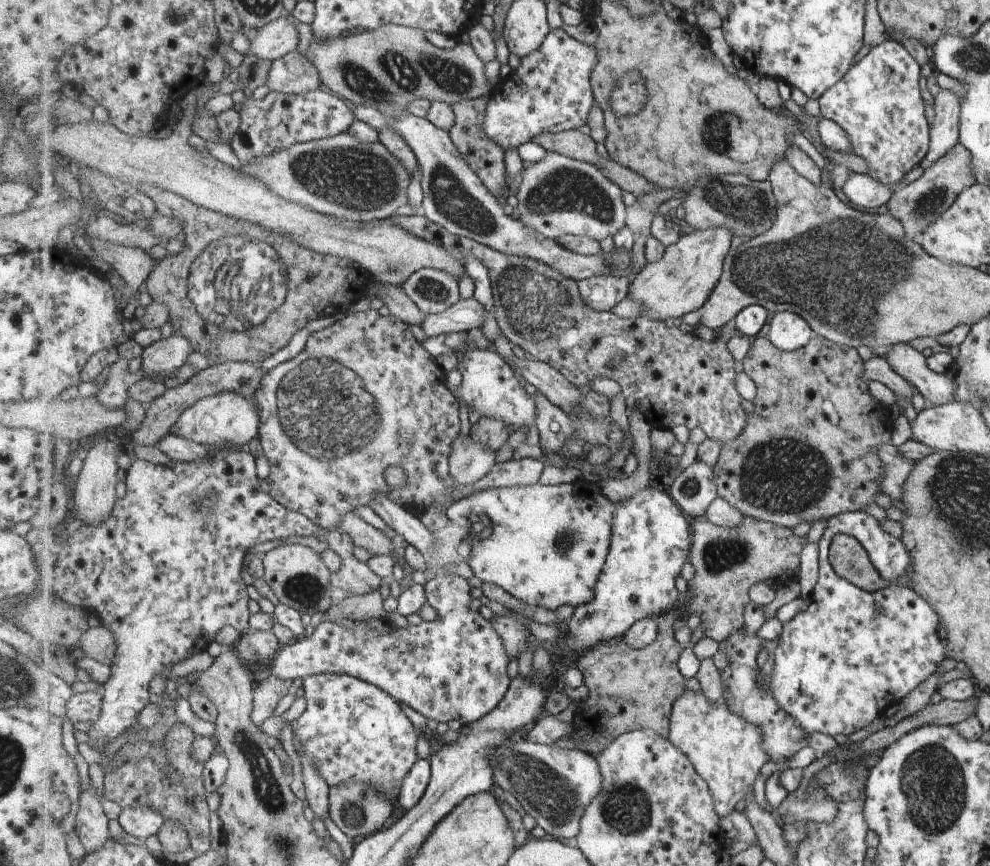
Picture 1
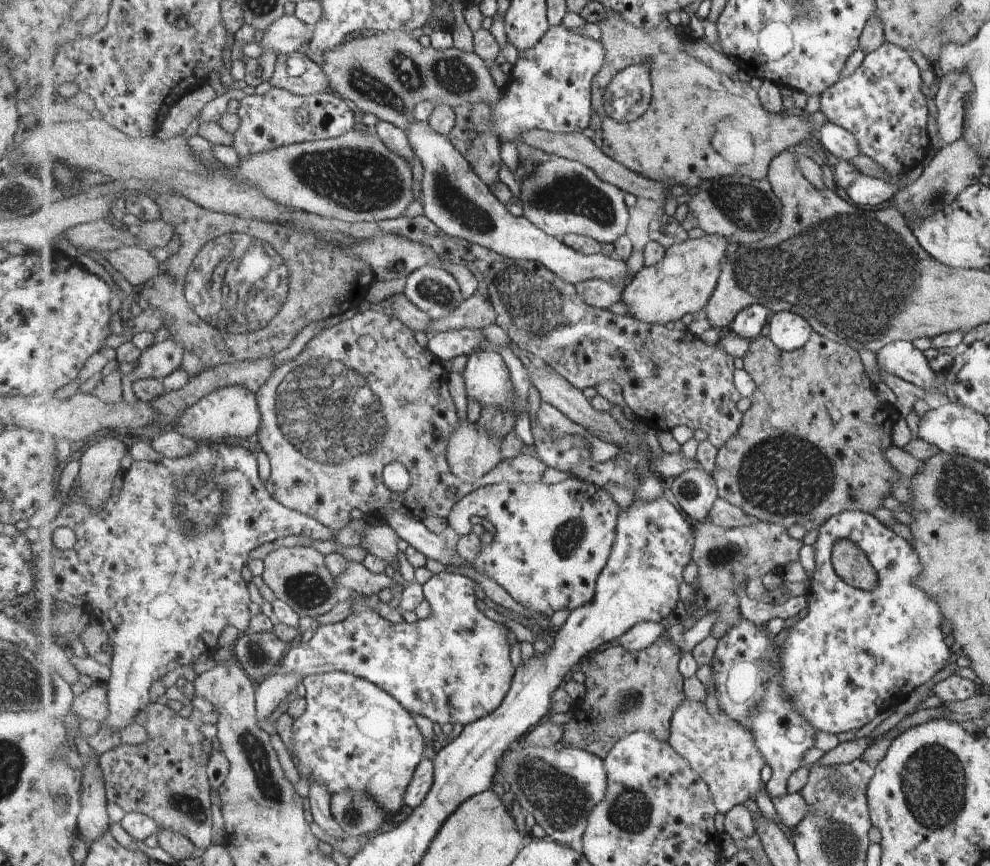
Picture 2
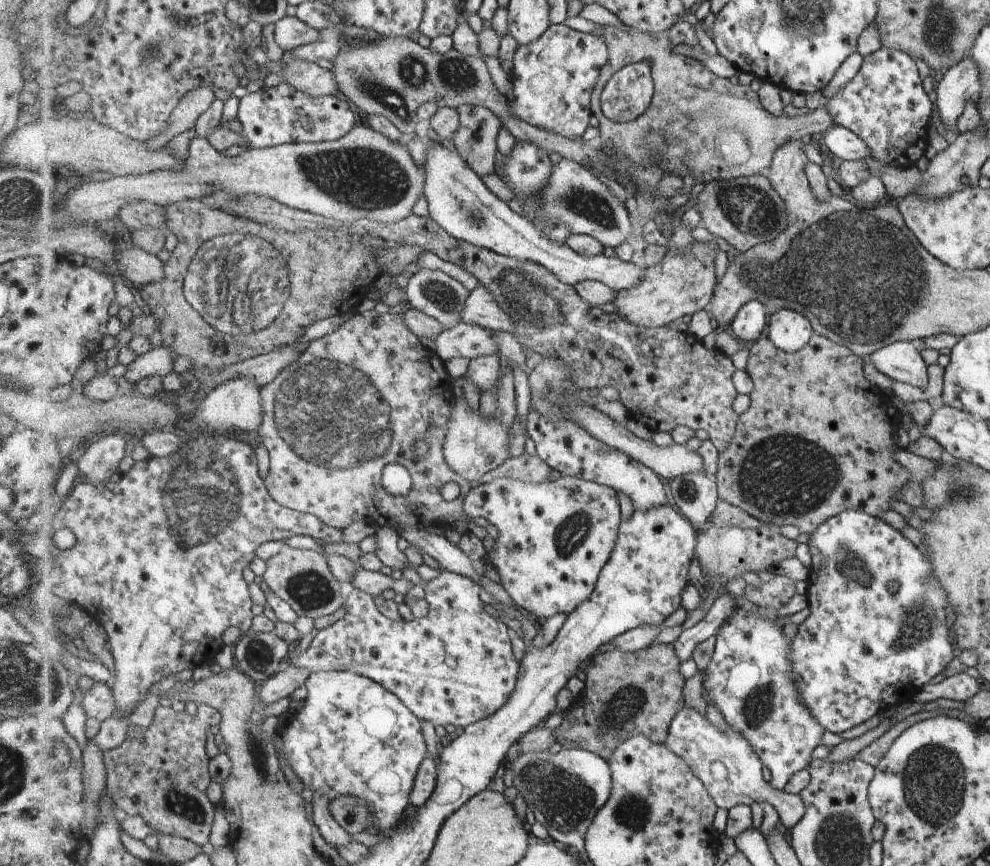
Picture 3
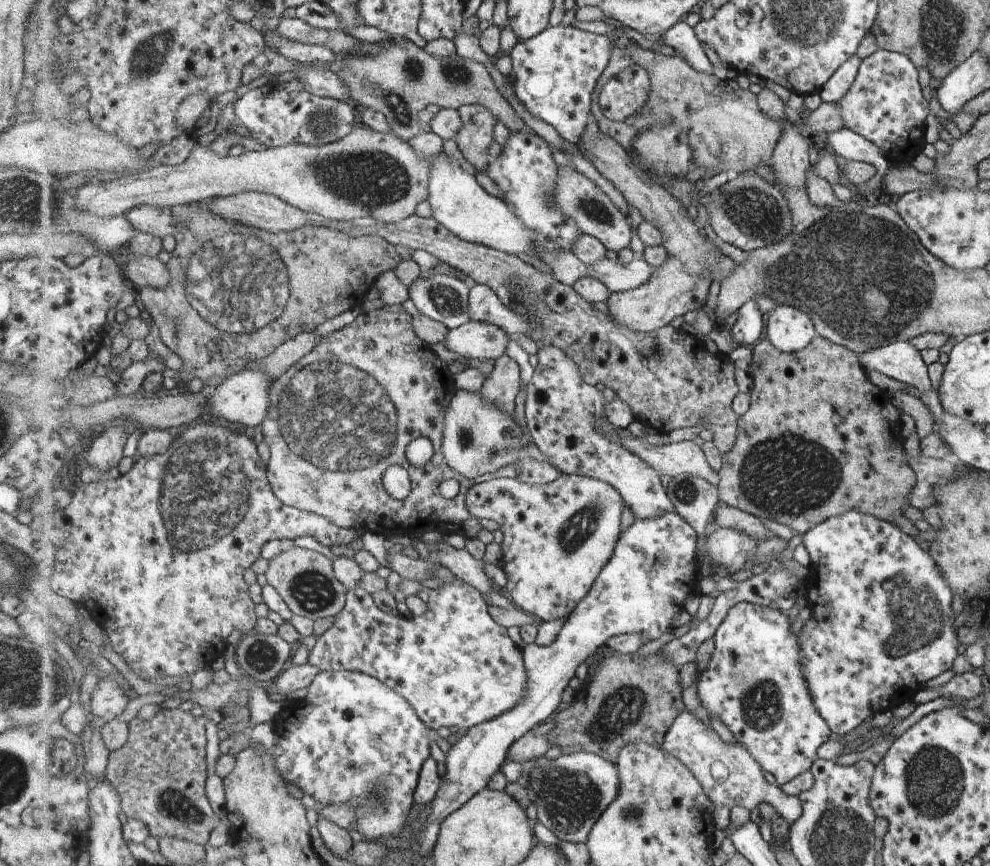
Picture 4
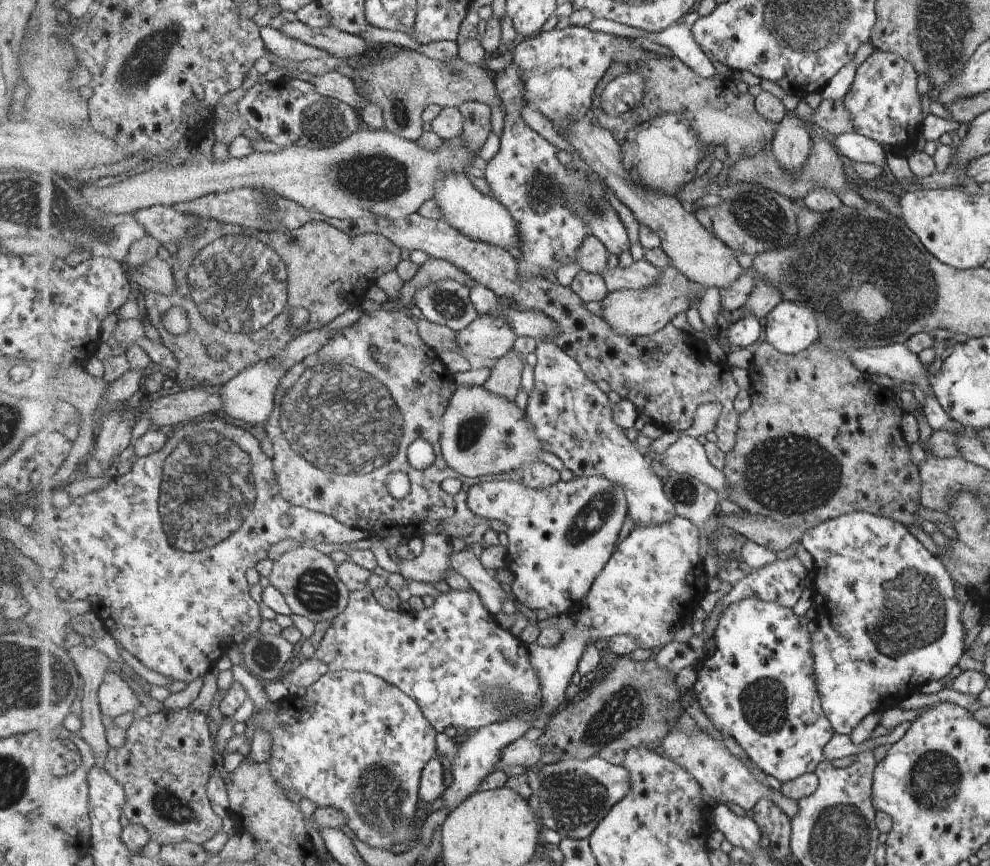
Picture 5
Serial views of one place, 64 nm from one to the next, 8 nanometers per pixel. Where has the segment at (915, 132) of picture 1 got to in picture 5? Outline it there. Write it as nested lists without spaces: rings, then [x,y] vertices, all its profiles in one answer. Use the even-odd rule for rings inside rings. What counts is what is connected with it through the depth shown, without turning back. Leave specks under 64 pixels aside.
[[[889,51],[875,52],[857,67],[844,103],[852,114],[855,132],[879,141],[894,153],[907,156],[913,152],[911,146],[919,126],[919,94],[916,88],[918,78],[912,64]]]

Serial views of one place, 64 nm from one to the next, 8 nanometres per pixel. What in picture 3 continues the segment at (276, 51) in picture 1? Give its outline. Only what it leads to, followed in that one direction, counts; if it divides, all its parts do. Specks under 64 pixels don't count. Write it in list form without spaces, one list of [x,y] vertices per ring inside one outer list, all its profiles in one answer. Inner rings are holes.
[[[285,16],[273,28],[273,38],[283,52],[291,51],[298,46],[317,42],[321,32],[296,16]]]

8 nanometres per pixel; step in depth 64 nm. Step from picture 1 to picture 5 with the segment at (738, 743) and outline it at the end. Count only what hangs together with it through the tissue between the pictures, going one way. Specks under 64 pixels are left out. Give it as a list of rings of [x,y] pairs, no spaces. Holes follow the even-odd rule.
[[[688,713],[681,716],[679,724],[665,737],[659,751],[663,756],[679,763],[685,770],[688,770],[707,794],[718,803],[718,806],[733,802],[745,810],[753,810],[761,799],[768,798],[773,799],[791,819],[798,813],[798,801],[791,800],[781,790],[776,792],[771,787],[761,784],[751,772],[751,767],[755,765],[751,759],[742,761],[737,758],[725,744],[724,746],[719,744],[707,732],[700,730]]]

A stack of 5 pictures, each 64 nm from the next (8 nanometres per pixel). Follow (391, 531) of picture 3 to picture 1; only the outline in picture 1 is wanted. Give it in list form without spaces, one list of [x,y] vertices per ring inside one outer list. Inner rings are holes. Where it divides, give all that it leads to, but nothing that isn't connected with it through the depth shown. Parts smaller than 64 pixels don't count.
[[[355,512],[344,516],[342,530],[352,536],[356,546],[363,547],[372,555],[381,557],[395,554],[393,550],[397,546],[398,538],[389,538],[383,530],[368,524]]]

